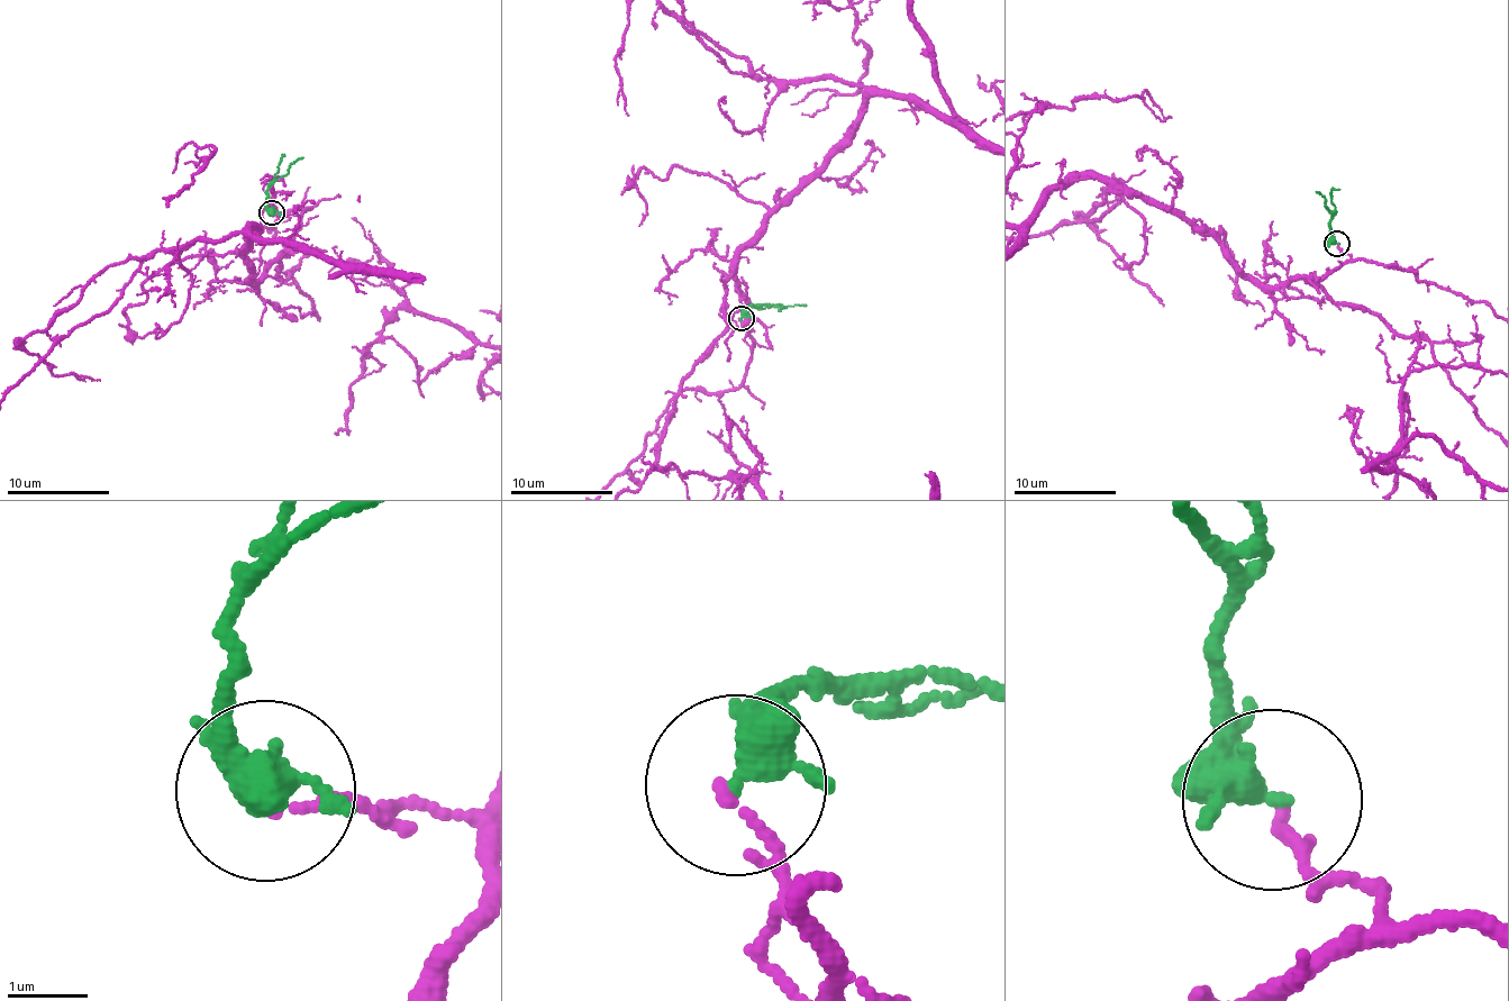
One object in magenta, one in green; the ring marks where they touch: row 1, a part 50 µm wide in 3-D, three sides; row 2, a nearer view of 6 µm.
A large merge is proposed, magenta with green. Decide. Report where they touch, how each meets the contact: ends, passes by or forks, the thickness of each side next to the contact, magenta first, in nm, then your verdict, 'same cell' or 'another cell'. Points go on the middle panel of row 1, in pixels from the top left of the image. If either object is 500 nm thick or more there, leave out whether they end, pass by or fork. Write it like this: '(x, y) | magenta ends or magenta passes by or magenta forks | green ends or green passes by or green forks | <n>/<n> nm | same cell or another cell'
(741, 318) | magenta ends | green forks | 120/280 nm | another cell

